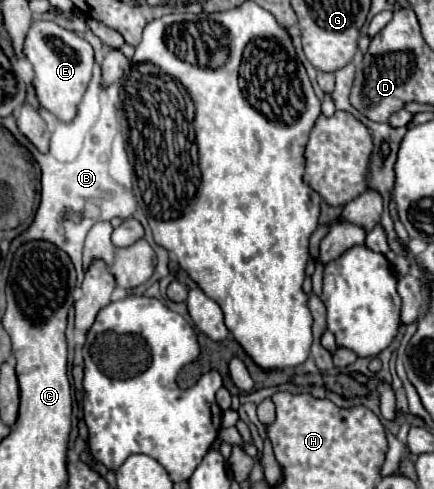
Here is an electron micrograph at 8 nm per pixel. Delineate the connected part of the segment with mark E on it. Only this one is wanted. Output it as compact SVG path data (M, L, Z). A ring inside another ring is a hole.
M36 19L28 31L24 53L28 61L34 65L34 71L36 71L34 89L42 107L46 107L58 119L70 121L76 115L76 107L92 79L94 51L90 43L86 43L86 39L78 37L74 31L62 29L52 21Z

